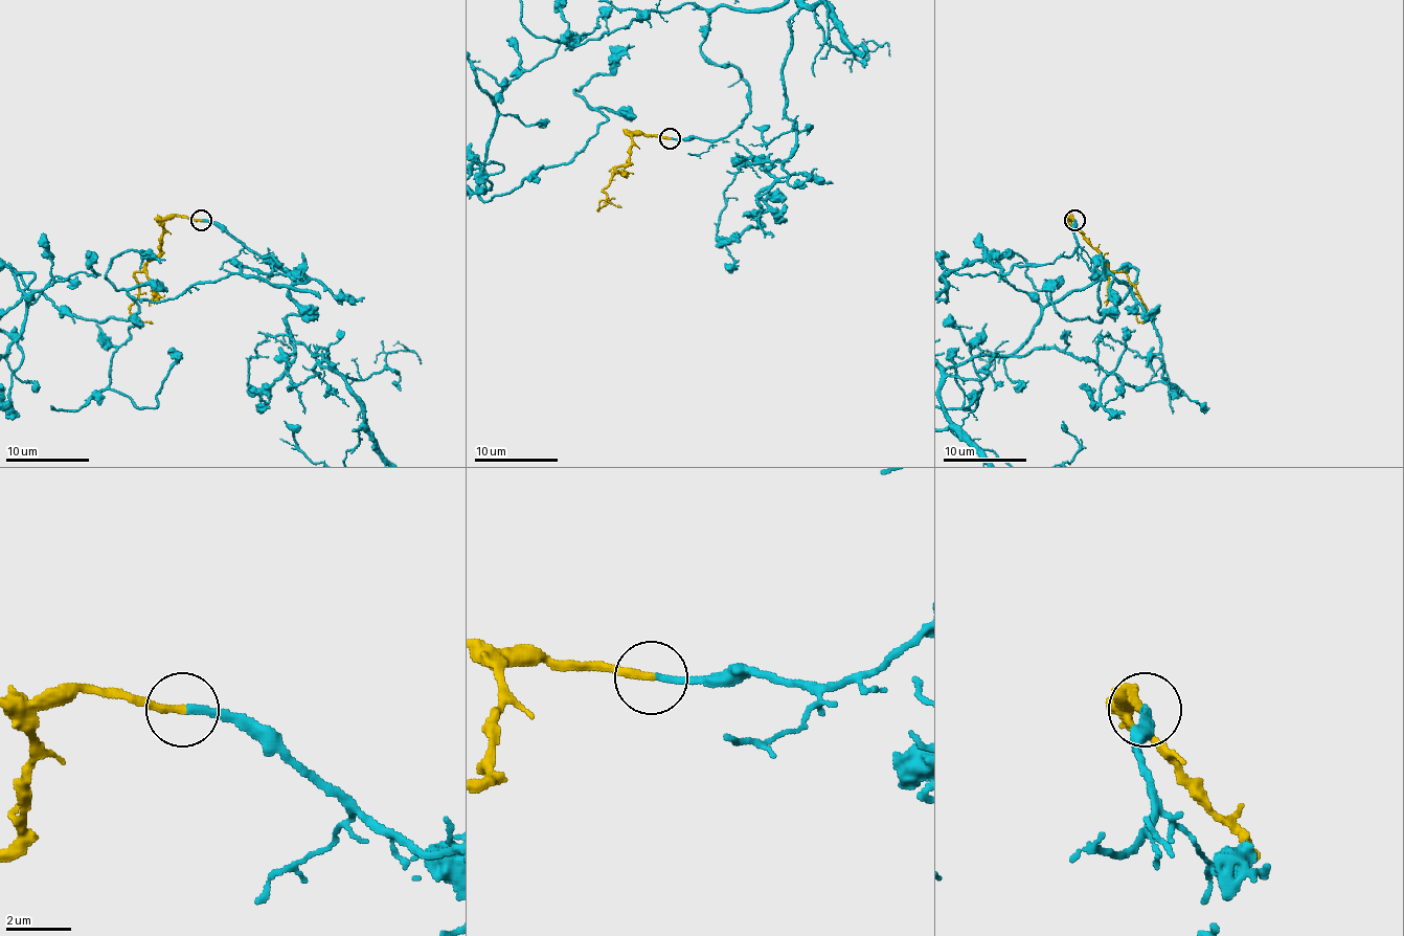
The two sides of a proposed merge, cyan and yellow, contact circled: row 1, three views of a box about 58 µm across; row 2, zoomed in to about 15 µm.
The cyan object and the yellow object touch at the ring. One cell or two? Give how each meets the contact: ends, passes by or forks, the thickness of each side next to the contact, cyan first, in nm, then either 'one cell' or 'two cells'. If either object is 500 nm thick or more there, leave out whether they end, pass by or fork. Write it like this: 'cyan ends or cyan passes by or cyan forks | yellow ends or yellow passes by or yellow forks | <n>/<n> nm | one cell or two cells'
cyan ends | yellow ends | 220/240 nm | one cell

